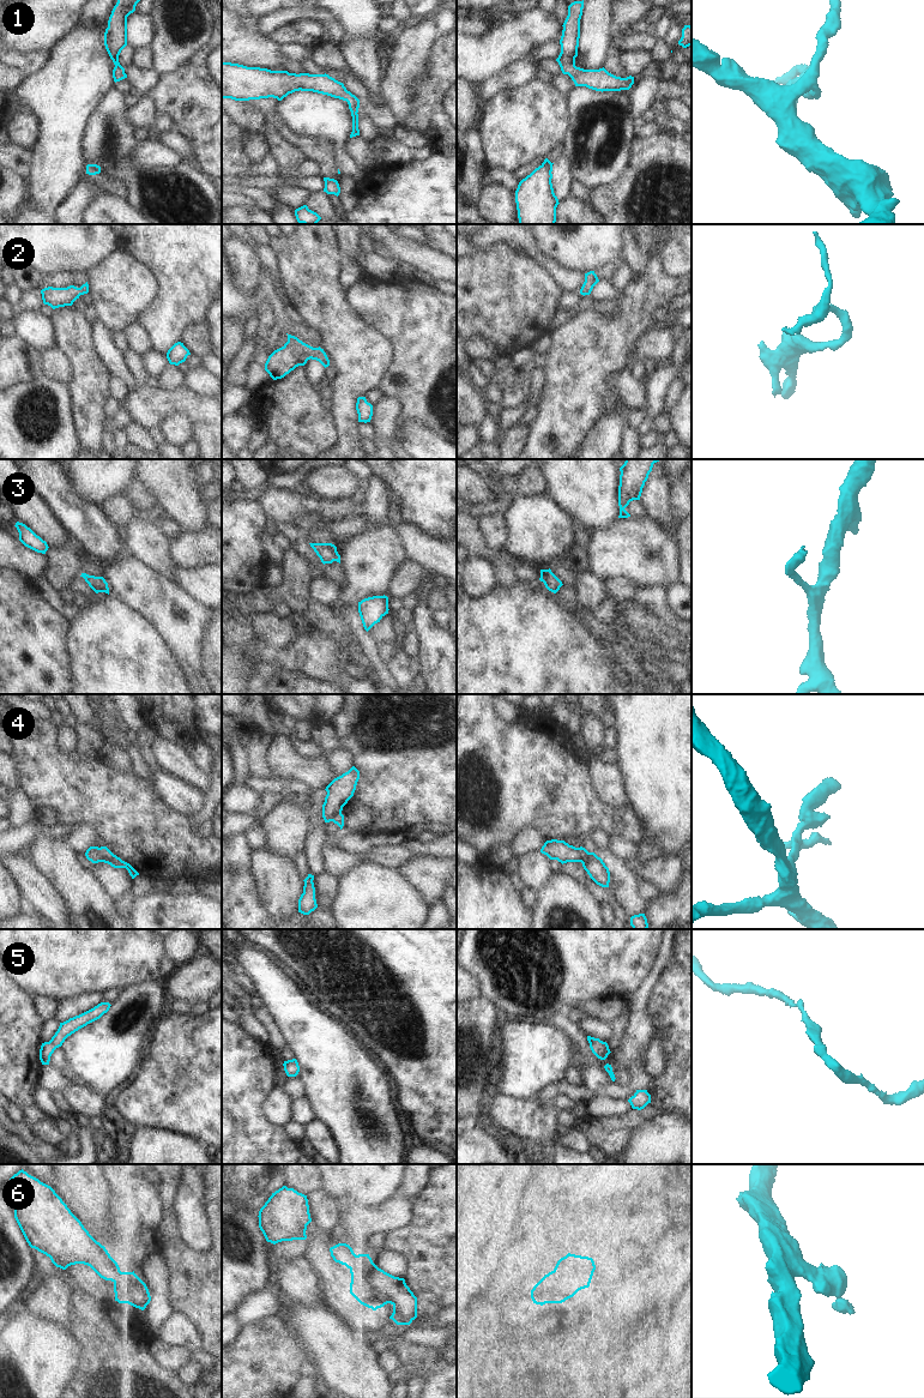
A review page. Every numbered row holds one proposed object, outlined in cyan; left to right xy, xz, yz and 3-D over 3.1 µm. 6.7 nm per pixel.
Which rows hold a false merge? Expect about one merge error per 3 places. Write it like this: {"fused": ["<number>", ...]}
{"fused": ["4"]}

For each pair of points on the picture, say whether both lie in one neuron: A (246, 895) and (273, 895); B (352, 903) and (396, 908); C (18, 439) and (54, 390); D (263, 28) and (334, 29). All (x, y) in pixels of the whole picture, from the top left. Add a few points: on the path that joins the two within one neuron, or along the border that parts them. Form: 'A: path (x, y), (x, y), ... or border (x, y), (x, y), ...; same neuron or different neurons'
A: border (249, 867), (258, 901), (270, 916); different neurons
B: path (363, 903), (370, 903), (375, 908), (385, 908); same neuron
C: path (38, 445), (58, 432), (59, 410); same neuron
D: path (281, 18), (300, 13), (316, 13); same neuron

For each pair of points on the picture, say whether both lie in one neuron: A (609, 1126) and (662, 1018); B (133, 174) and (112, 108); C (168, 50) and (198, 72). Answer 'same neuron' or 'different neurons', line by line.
A: same neuron
B: same neuron
C: different neurons

